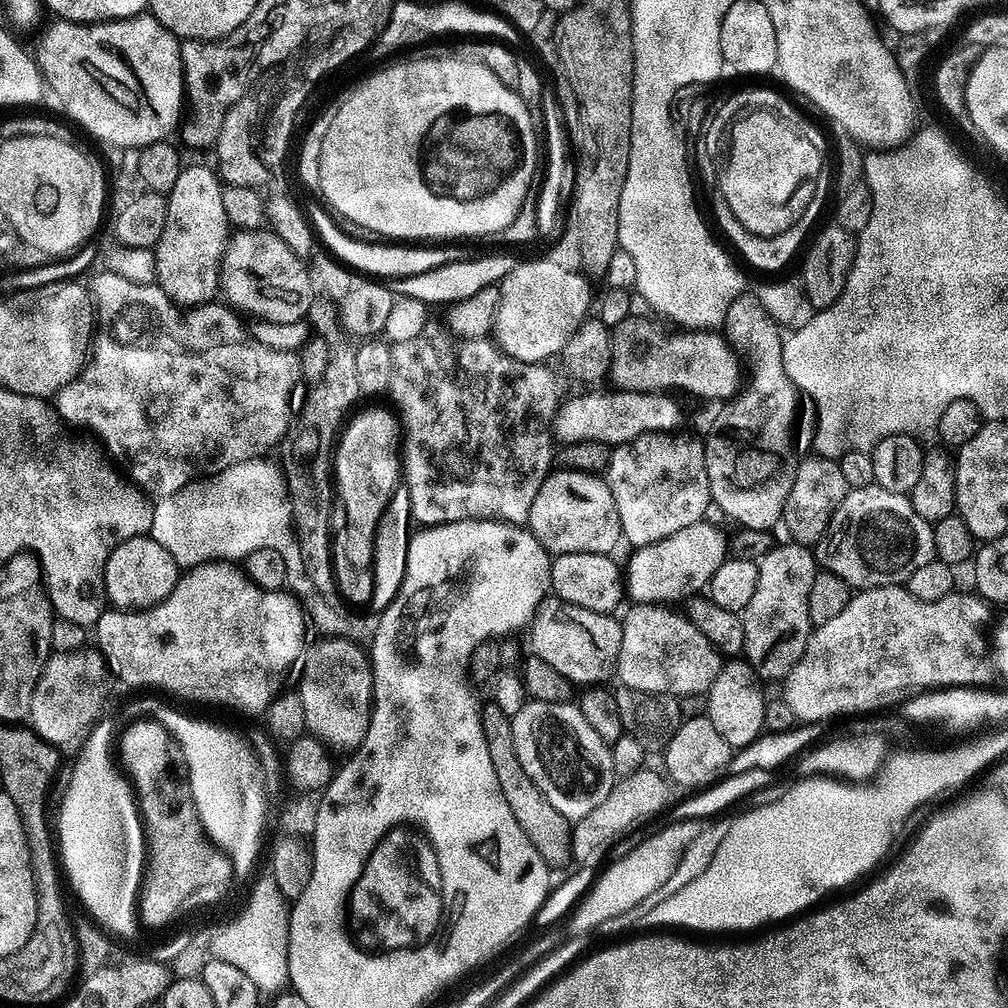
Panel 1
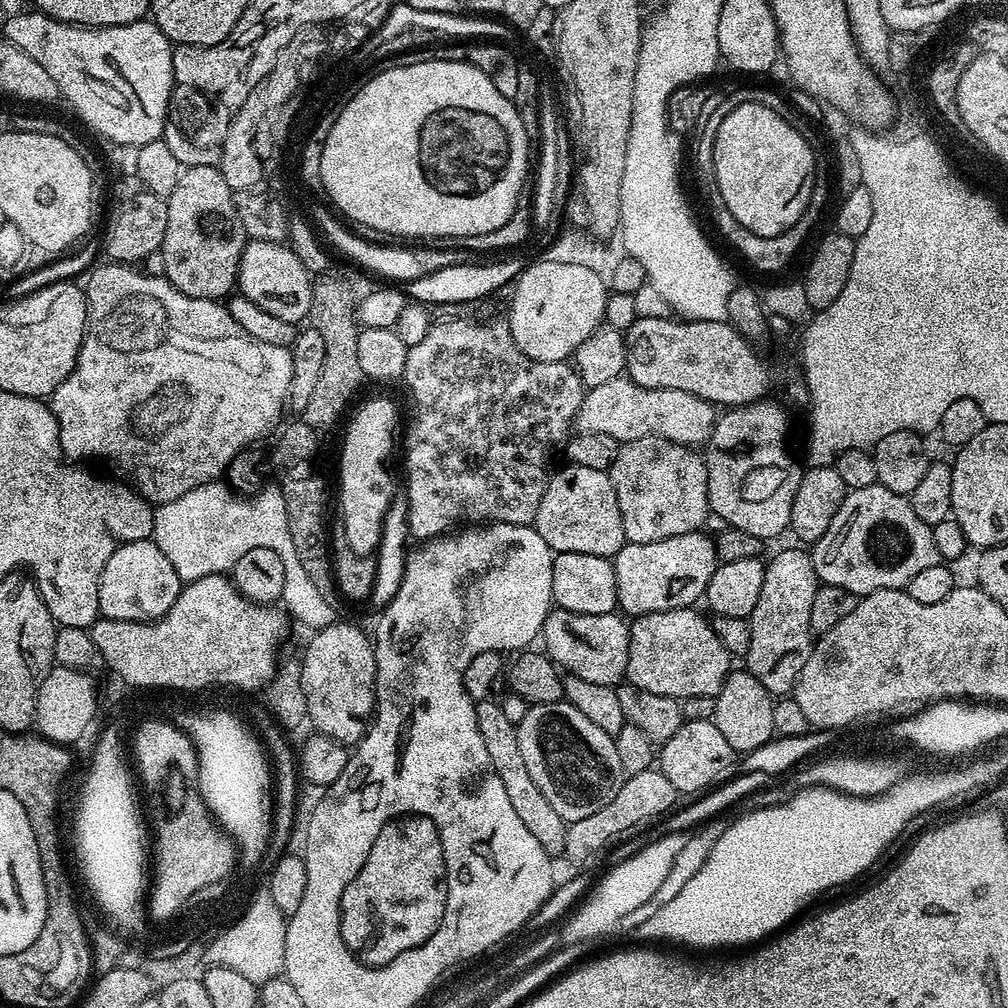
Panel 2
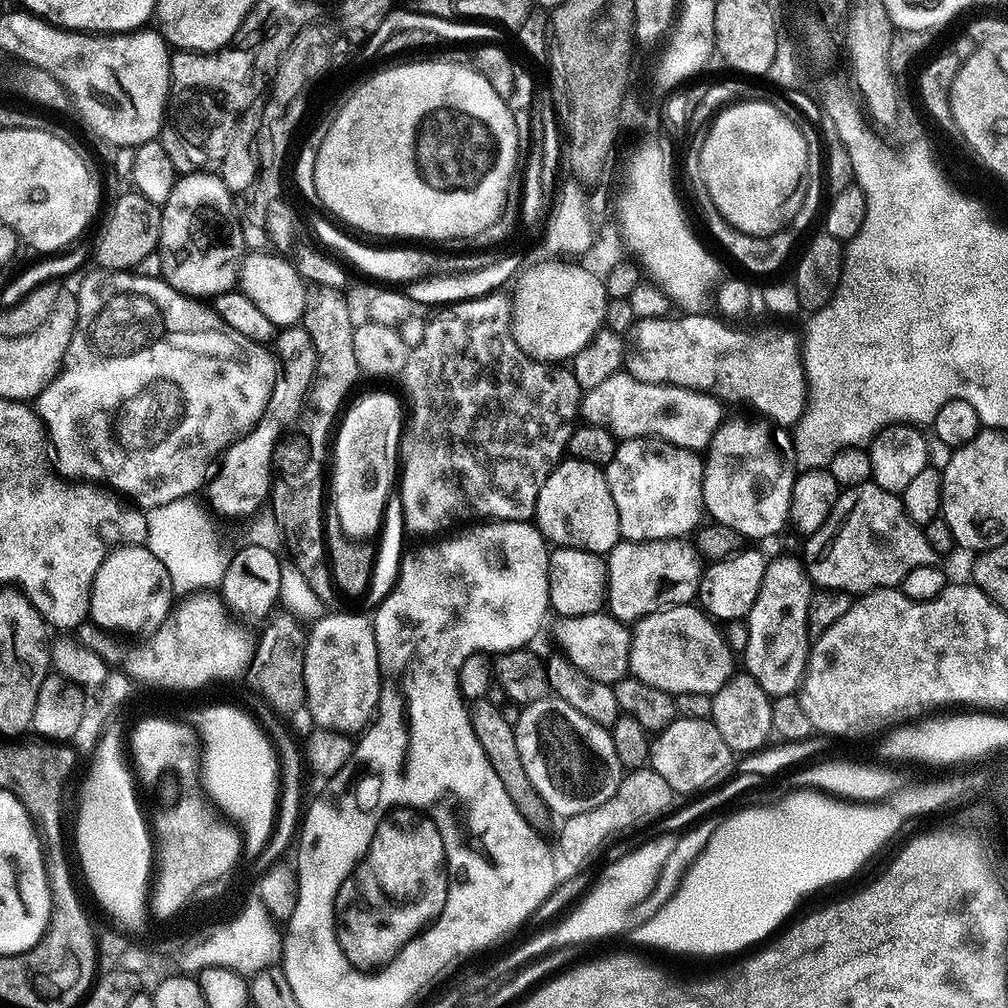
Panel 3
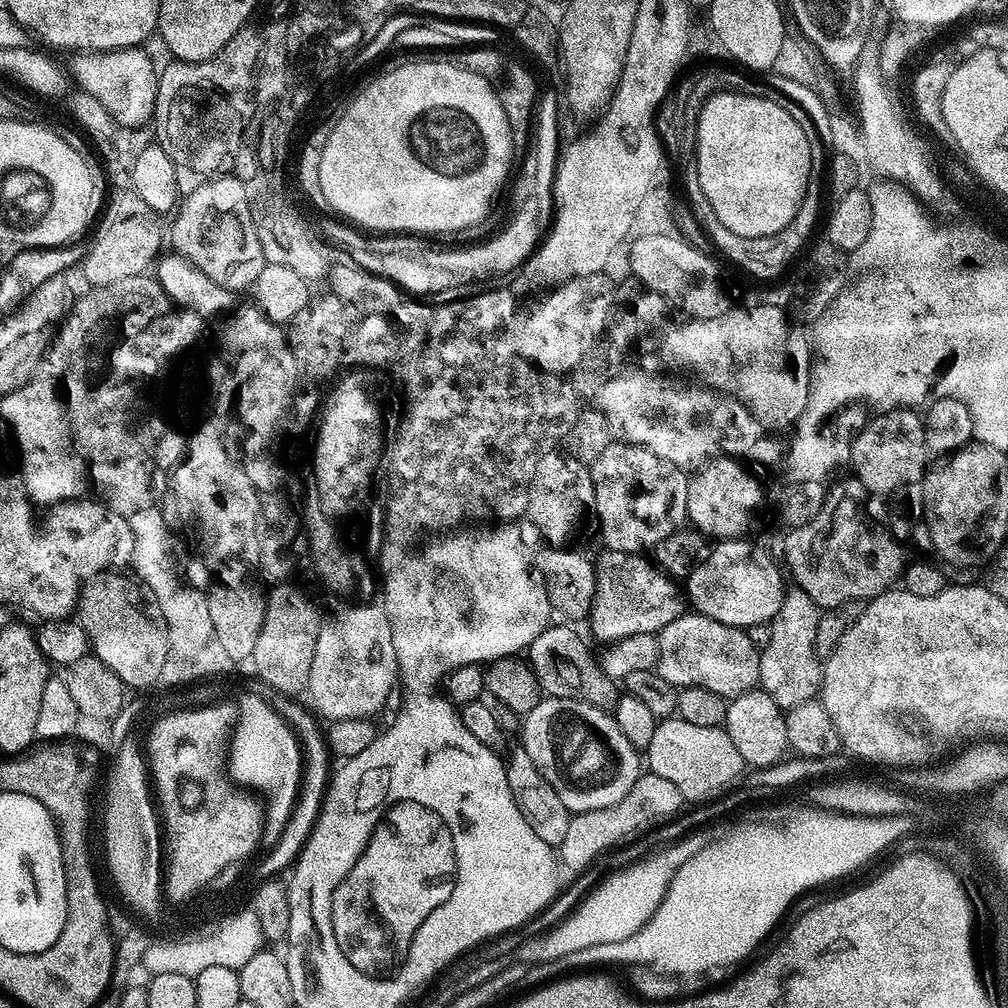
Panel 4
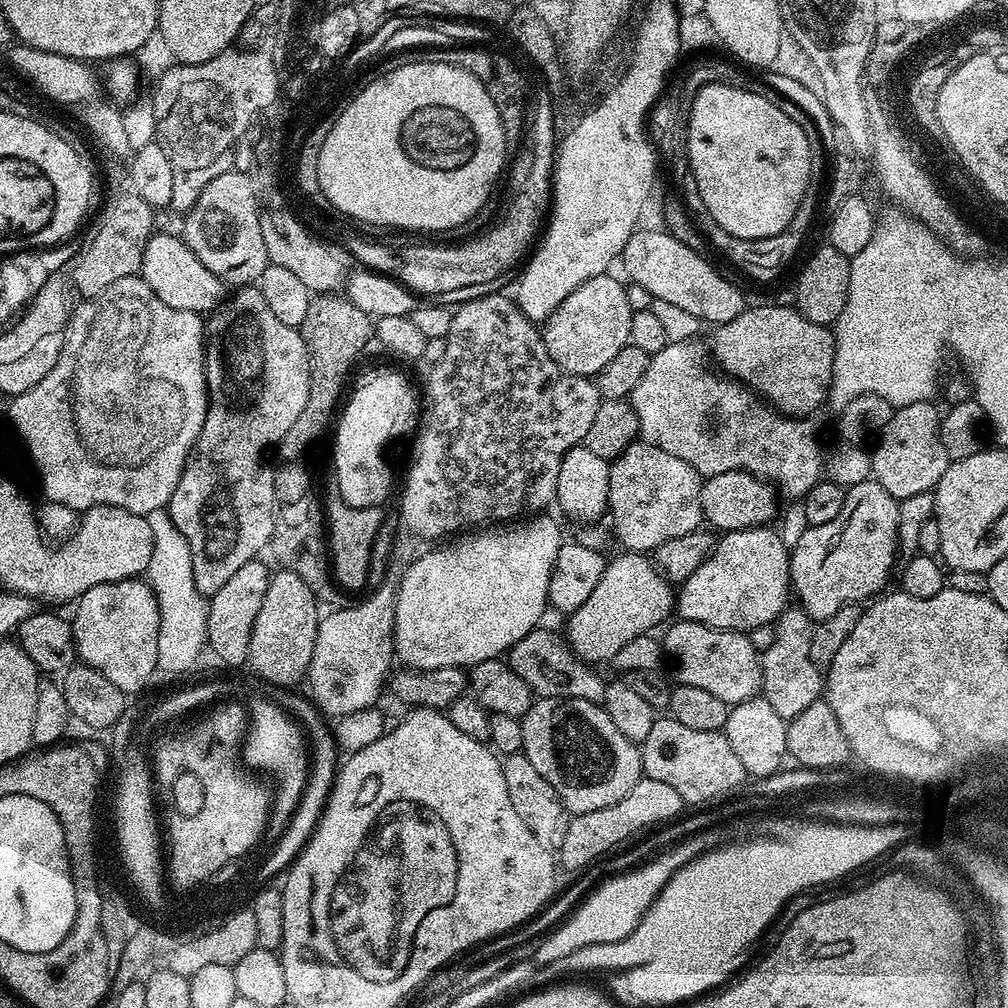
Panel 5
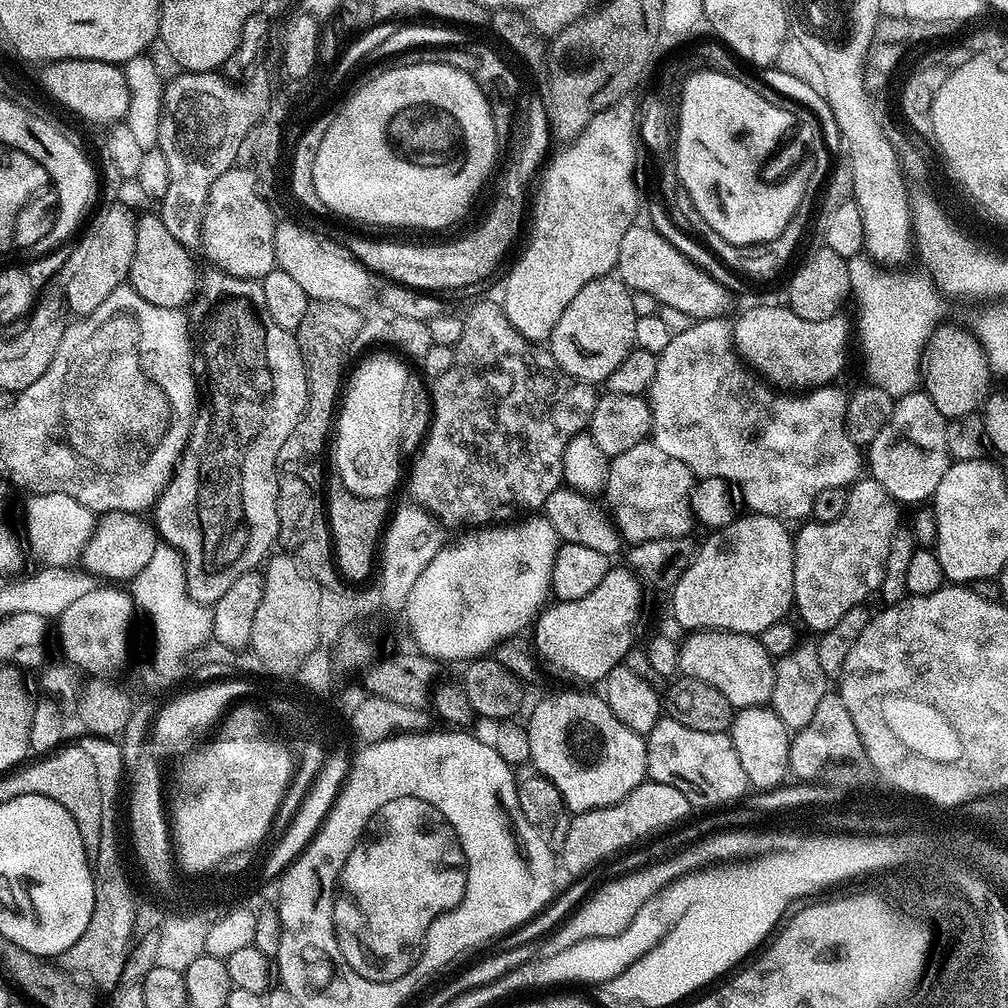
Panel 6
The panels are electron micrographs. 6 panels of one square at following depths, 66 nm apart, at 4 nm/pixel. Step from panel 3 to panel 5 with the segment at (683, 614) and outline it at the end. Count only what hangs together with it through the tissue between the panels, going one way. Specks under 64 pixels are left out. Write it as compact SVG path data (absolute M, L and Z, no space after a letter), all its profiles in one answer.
M677 619L675 623L667 625L669 628L664 636L662 652L667 663L668 660L672 663L676 684L689 684L710 690L710 694L722 698L722 702L729 706L761 695L764 682L760 665L762 656L751 645L748 634L731 628L711 628L693 620Z

